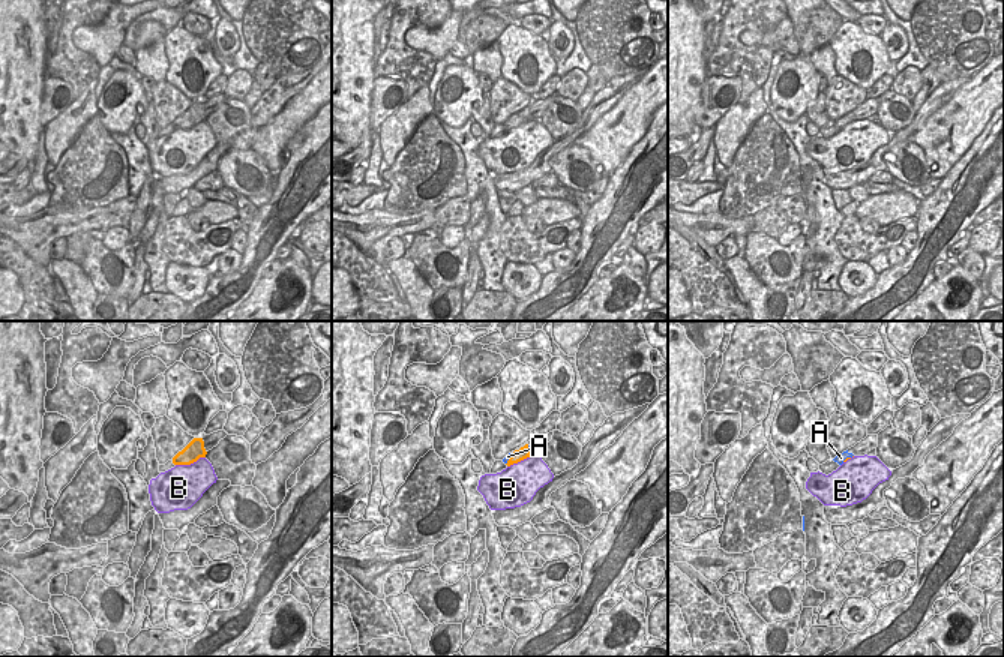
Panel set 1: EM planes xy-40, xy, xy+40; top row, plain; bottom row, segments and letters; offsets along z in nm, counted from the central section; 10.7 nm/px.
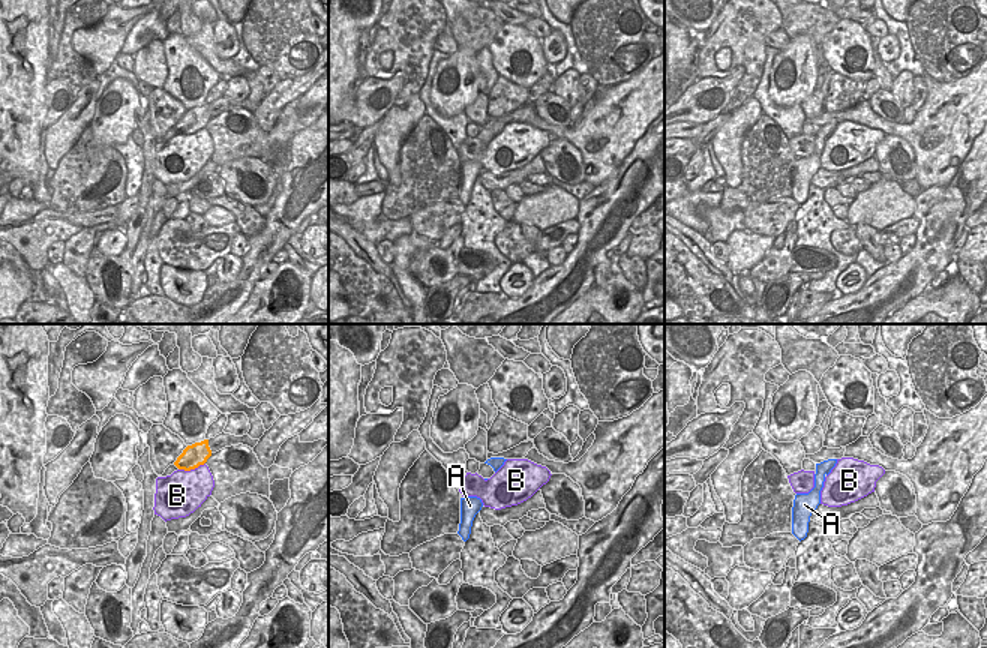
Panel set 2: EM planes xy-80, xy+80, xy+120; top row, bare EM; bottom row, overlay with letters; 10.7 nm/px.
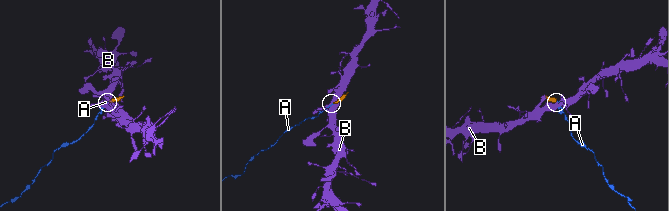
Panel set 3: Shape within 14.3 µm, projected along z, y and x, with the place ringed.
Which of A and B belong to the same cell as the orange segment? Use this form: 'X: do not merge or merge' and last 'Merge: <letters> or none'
A: merge
B: do not merge
Merge: A

